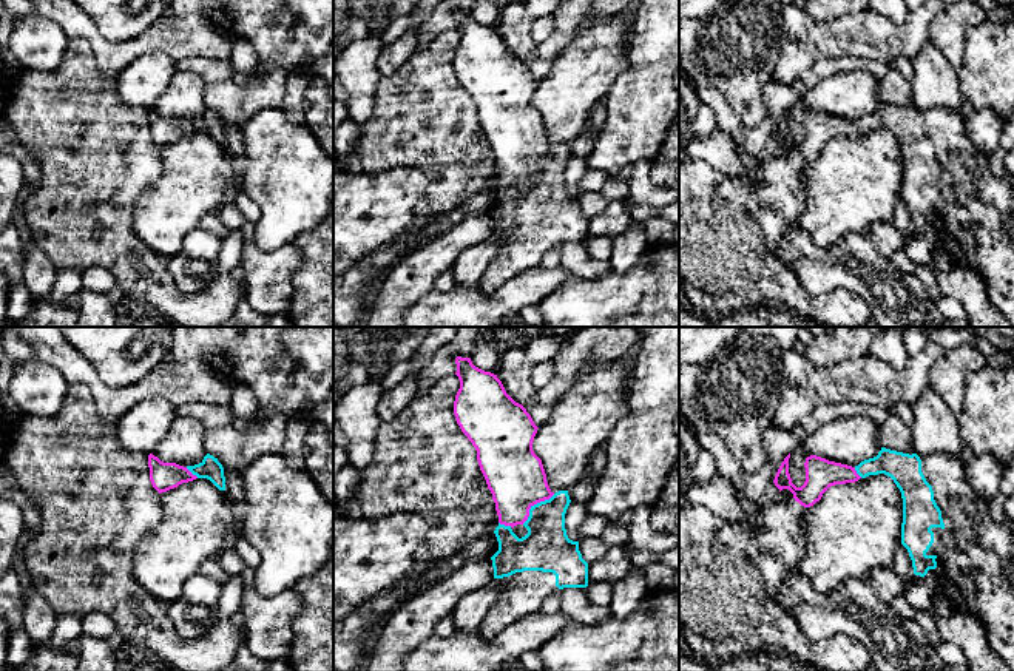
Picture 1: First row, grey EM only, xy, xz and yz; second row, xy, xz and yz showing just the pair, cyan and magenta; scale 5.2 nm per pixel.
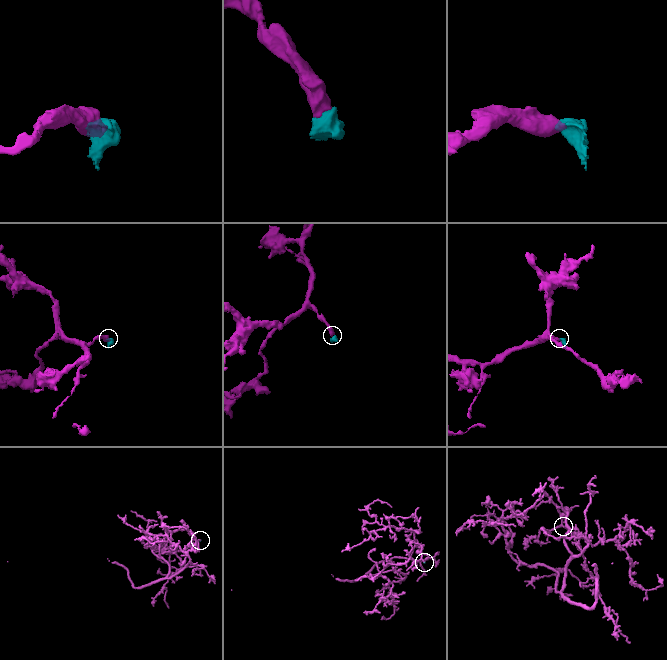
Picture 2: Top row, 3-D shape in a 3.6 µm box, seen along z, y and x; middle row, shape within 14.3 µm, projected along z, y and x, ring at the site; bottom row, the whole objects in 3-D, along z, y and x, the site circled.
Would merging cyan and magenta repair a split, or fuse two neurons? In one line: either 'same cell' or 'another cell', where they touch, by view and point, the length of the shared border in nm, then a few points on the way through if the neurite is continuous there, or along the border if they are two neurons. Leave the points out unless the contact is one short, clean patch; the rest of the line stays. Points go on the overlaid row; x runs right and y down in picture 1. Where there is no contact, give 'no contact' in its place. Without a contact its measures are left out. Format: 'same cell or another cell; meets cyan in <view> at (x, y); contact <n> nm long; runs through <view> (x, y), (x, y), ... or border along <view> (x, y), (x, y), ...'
same cell; meets cyan in xz at (534, 505); contact 240 nm long; runs through xz (547, 548), (545, 519), (534, 505), (519, 489), (514, 474)

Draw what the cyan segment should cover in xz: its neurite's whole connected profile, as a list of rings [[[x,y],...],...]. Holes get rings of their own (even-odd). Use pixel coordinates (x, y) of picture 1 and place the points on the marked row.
[[[455,358],[460,389],[454,415],[461,432],[477,450],[477,461],[492,494],[499,526],[494,534],[499,551],[491,557],[499,595],[488,609],[478,634],[491,639],[514,622],[540,611],[542,603],[563,588],[588,586],[588,563],[579,541],[566,535],[565,514],[571,503],[568,491],[553,492],[542,460],[532,450],[537,433],[531,415],[505,390],[497,375],[475,367],[471,358]]]

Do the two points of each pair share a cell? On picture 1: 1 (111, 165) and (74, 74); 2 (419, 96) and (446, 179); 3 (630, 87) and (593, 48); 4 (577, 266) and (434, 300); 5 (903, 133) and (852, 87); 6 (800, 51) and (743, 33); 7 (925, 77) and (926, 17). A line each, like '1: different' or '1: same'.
1: same
2: same
3: different
4: different
5: different
6: different
7: different

